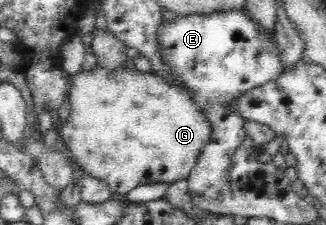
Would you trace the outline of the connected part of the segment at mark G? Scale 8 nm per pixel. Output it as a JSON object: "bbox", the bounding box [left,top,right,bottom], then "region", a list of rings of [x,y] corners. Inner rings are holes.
{"bbox":[59,66,213,196],"region":[[[96,66],[90,71],[81,70],[70,79],[72,83],[67,95],[71,112],[59,130],[59,140],[63,140],[73,154],[74,168],[102,180],[116,196],[124,196],[140,184],[171,185],[187,178],[204,146],[212,140],[213,124],[209,123],[205,111],[189,94],[169,85],[159,75],[127,68],[109,72]]]}

